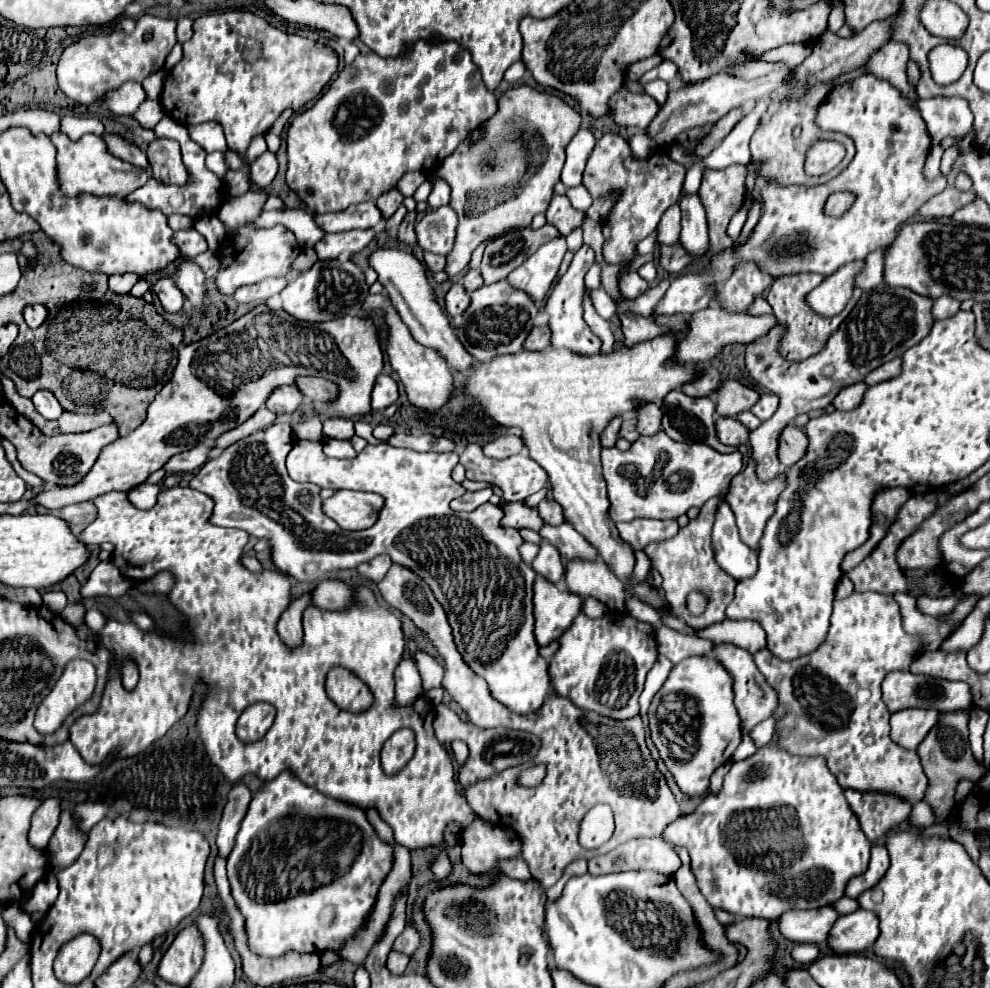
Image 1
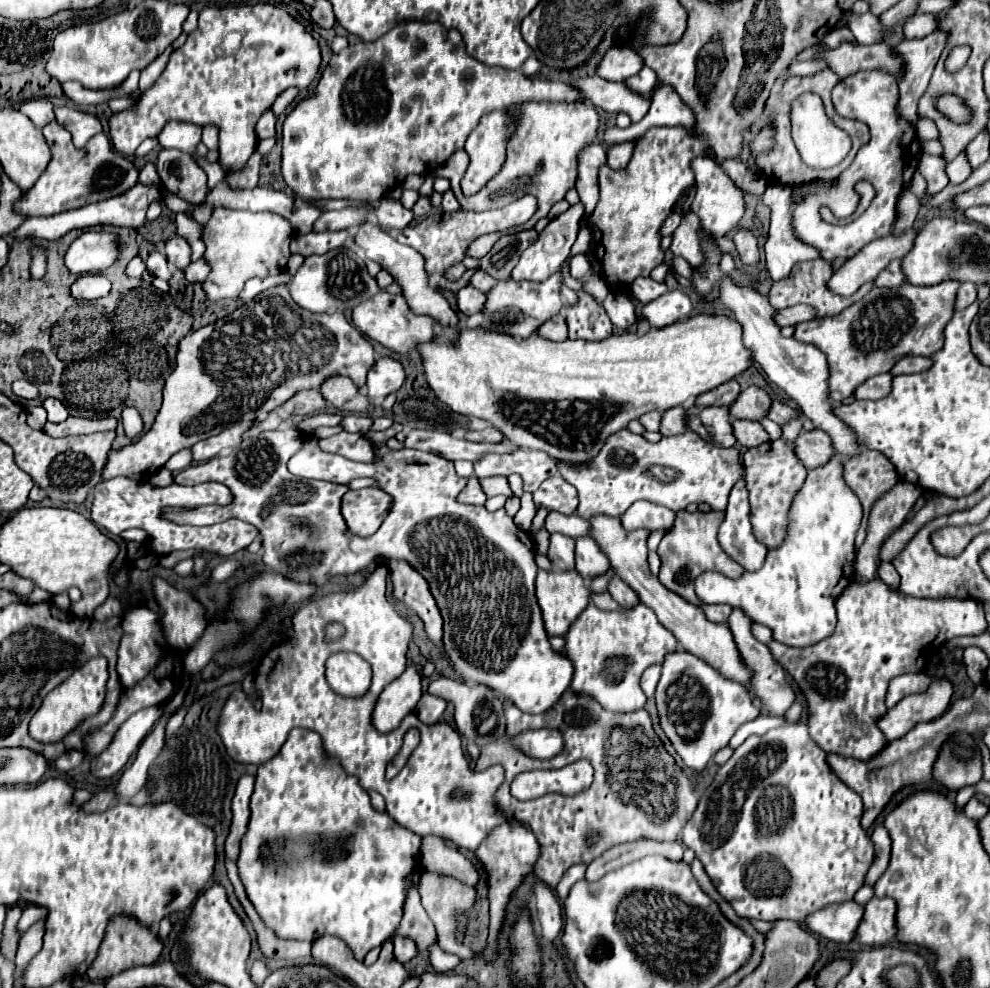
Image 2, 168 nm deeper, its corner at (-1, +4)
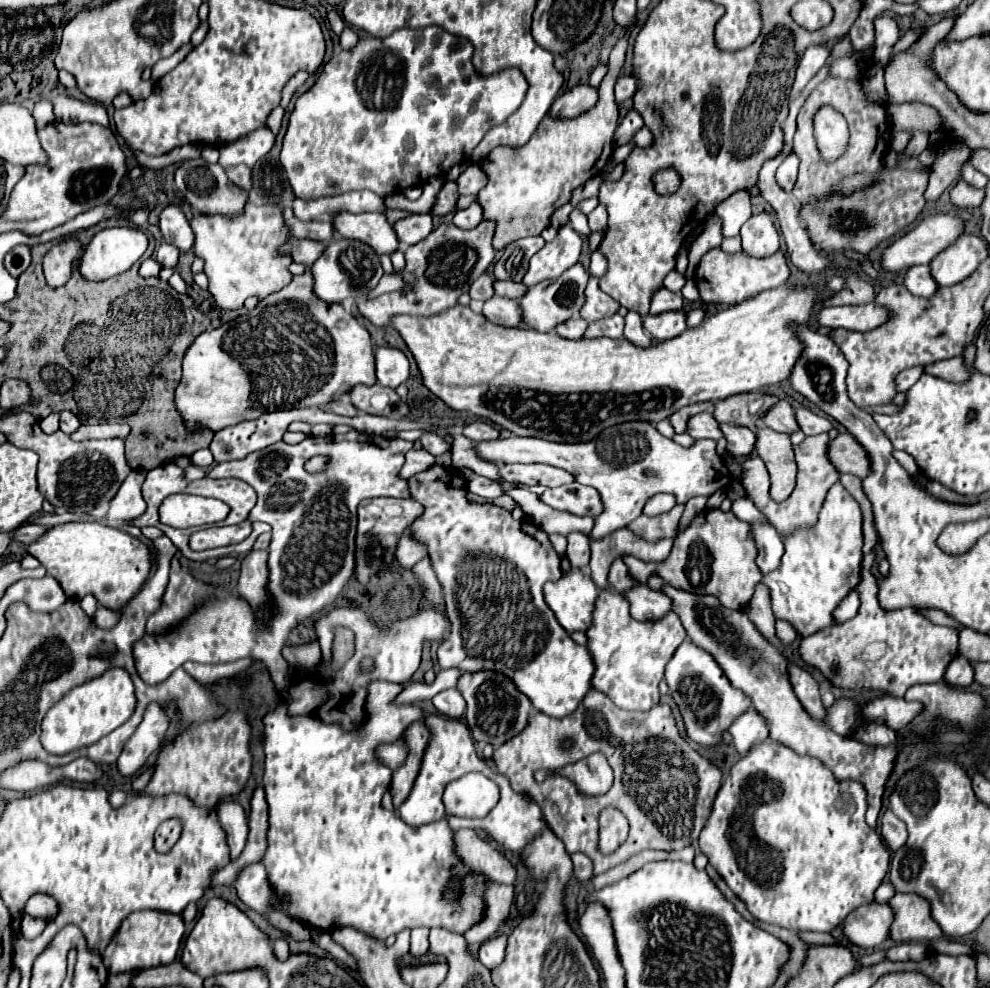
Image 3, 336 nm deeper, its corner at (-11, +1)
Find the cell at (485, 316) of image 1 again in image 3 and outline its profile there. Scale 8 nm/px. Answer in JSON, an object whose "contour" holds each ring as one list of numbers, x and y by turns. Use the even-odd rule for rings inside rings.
{"contour":[[577,264,577,266,571,266,569,270,565,270,565,274,561,274,561,278,541,282,541,284,529,288,525,298,519,300,521,310,523,310,523,322,539,332,553,332,557,324,579,314,581,306,585,304,587,282,589,282,589,272,581,264]]}

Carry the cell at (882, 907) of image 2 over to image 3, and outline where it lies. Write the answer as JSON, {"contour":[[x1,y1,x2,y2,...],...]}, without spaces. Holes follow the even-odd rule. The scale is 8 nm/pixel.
{"contour":[[897,892,889,904,893,904,893,910,897,914,891,930,893,942,923,942,927,940,931,946,937,946,937,952,945,954,973,954,973,948,967,944,951,944,943,938,941,928,931,918,931,906,929,900,907,892]]}

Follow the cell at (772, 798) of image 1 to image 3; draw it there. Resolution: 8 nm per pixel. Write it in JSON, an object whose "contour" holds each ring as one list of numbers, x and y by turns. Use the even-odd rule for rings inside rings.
{"contour":[[765,740,757,746,753,746,753,750,749,754,745,754,731,768,729,776,723,780,723,784,717,792,715,804,713,804,713,812,701,830,699,848,709,858,709,864,723,876,727,886,745,902,747,910,757,920,767,922,767,924,777,924,777,926,783,926,783,928,795,930,795,932,805,932,805,930,833,932,855,908,873,902,873,894,889,870,889,848,885,846,881,836,873,828,867,826,865,810,867,810,867,794,859,782,849,782,849,780,839,782,837,778,833,778,831,770,825,770,825,766,821,766,821,762,817,762,815,758,805,758,805,756,793,754,793,750,785,750,785,746,781,746,779,742]]}

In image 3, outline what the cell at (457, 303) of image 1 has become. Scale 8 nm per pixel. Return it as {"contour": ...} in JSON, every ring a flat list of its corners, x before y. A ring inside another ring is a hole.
{"contour":[[493,296,491,300,487,300,485,306,483,306,483,314,491,322,503,324,503,326,519,326,523,322,519,302,507,300,507,298,501,298,501,296]]}

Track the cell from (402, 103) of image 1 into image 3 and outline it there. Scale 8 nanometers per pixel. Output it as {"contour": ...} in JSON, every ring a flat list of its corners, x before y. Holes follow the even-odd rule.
{"contour":[[429,26,429,28,419,28,419,30,411,30,411,28,401,28,395,30,391,36,387,38,373,38,373,36,365,36,361,38,351,50,341,50,337,52,325,66,323,72,319,74,317,82,297,98,295,108,289,116,289,126,283,138,283,148,281,148,281,166,285,168,287,180,293,188,293,194,303,200,311,200,311,198,321,198,321,196,333,196,333,194,345,194,351,190,371,190,375,194,381,194,383,198,395,192,401,192,409,186,417,186,427,182,431,176,437,174,445,174,451,166,465,162,473,148,481,142,481,138,487,134,489,128,505,122,525,100,527,94,527,82,525,76,521,74,521,70,501,70,495,72,491,76,479,76,473,70,471,64,471,54,473,54,473,46,469,46,469,42,465,42,465,38,457,38,437,26]]}

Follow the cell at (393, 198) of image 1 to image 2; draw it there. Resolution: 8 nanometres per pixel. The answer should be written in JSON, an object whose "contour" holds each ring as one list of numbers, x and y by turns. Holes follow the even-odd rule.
{"contour":[[381,199,379,201,379,207,375,209,375,217,379,221,379,225,385,229,385,231,401,231,405,229,411,219,413,219,413,213,409,209,405,209,399,201,395,199]]}

